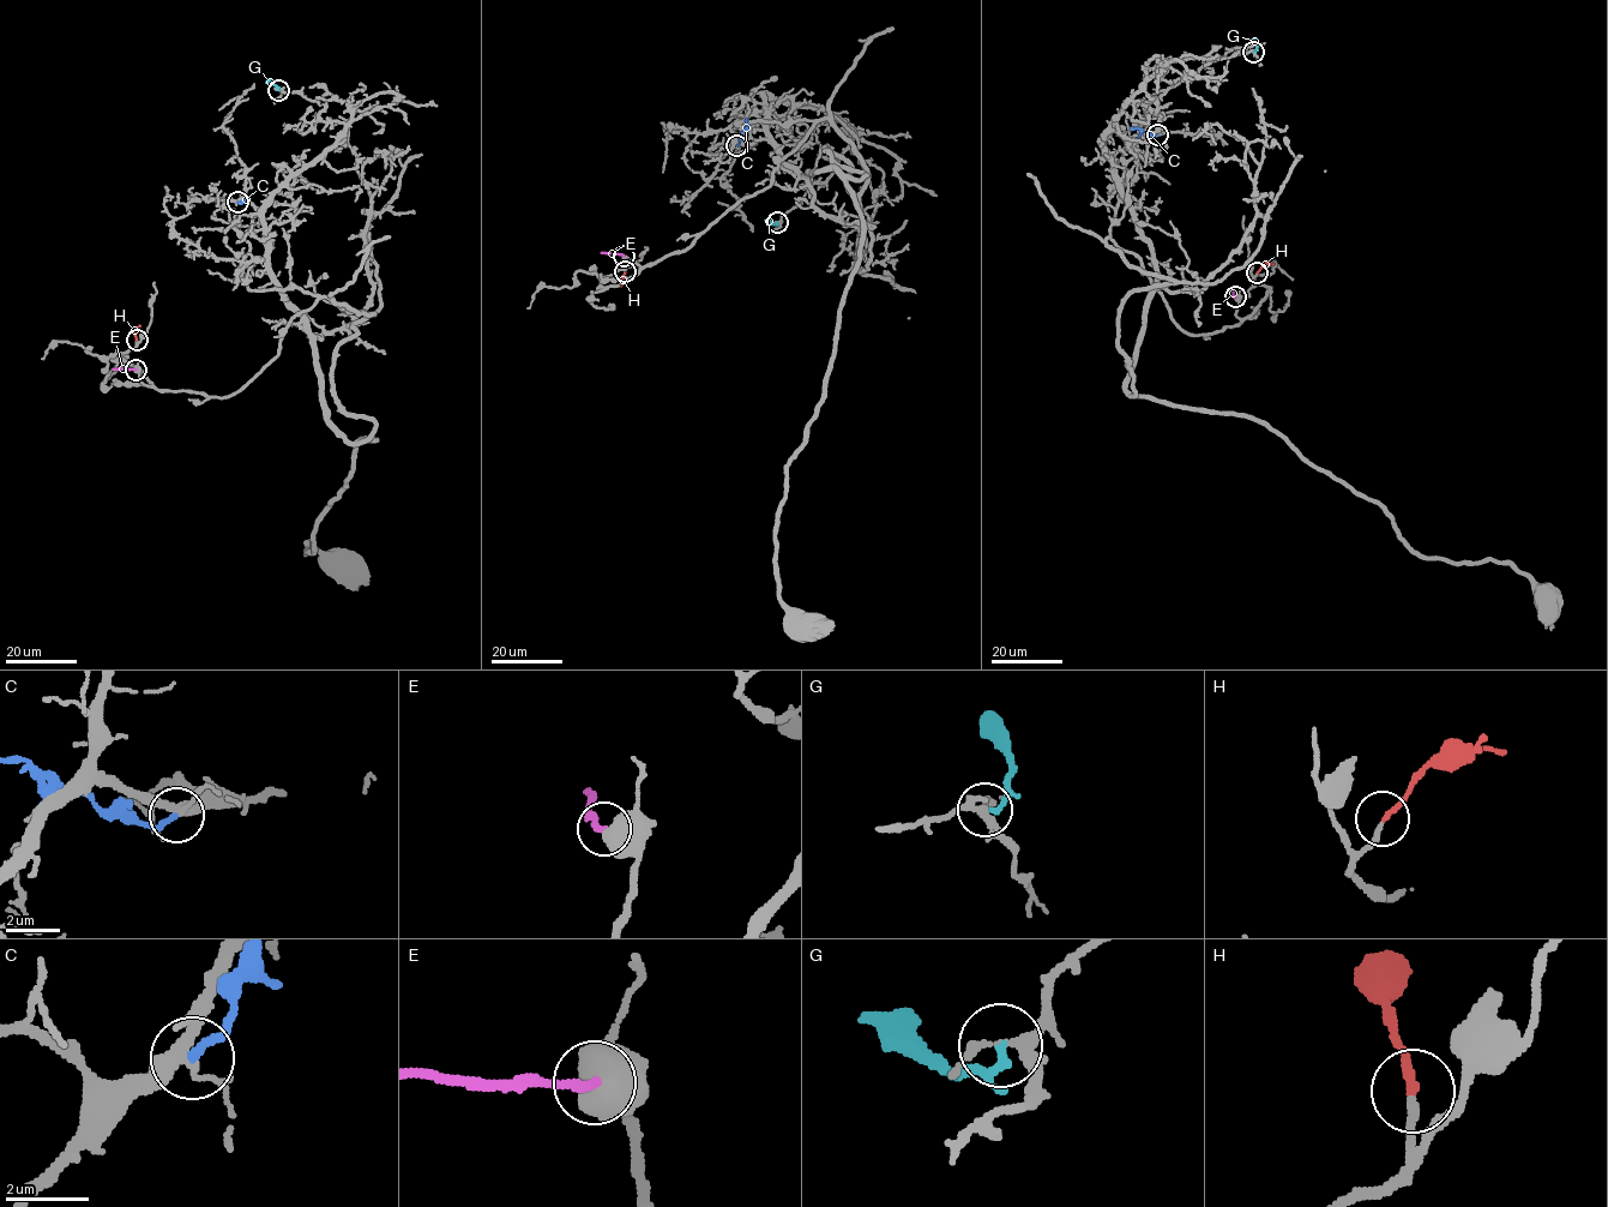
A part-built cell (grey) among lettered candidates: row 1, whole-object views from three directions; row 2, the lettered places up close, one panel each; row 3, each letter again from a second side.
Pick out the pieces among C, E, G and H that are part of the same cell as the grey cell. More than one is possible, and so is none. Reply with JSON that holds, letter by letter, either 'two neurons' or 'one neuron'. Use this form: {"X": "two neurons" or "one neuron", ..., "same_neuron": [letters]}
{"C": "two neurons", "E": "two neurons", "G": "two neurons", "H": "one neuron", "same_neuron": ["H"]}

